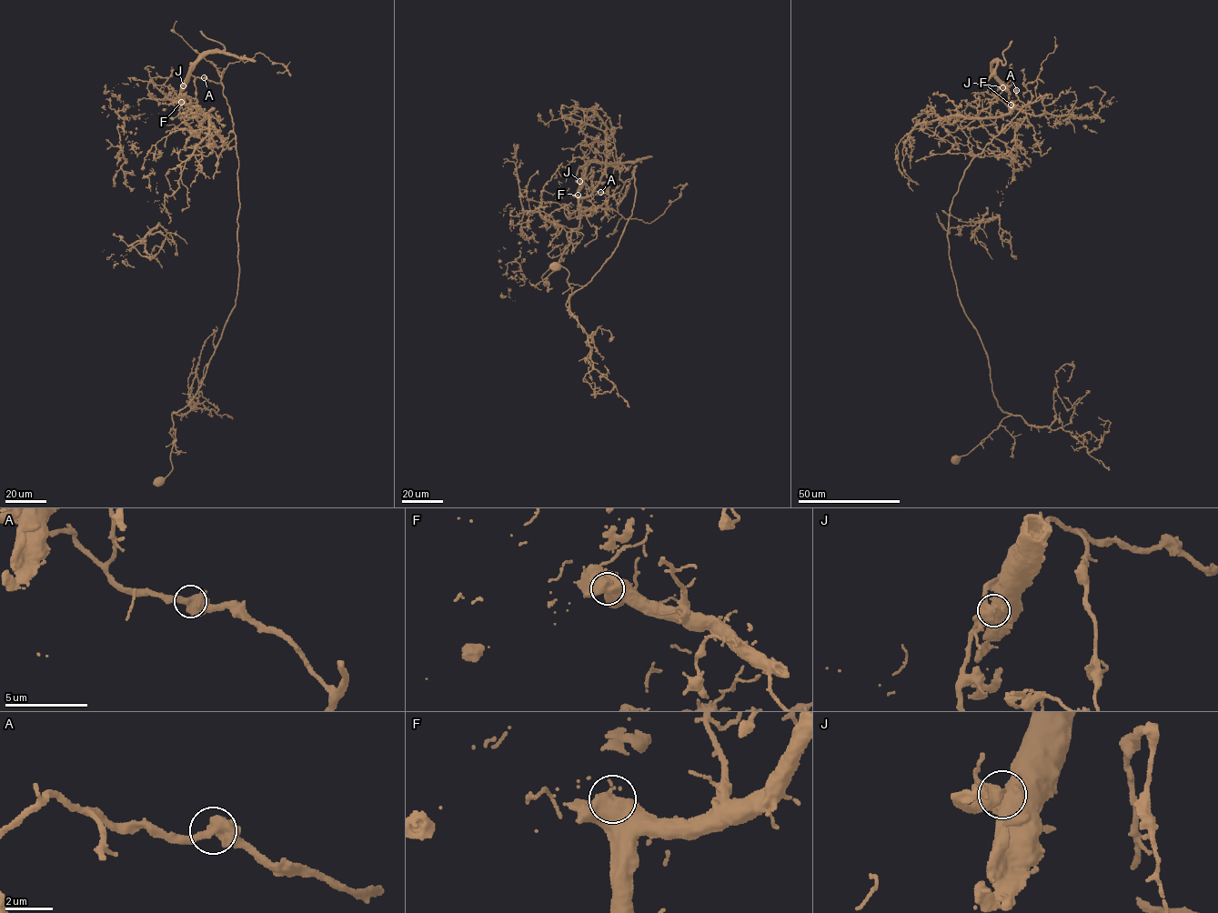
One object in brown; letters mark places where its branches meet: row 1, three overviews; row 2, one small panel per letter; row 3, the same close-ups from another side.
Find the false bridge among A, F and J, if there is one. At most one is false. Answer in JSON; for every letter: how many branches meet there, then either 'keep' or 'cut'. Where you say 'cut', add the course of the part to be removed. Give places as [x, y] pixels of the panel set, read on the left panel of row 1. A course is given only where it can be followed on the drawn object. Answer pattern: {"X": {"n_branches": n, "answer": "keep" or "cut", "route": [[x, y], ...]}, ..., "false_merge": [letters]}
{"A": {"n_branches": 2, "answer": "keep"}, "F": {"n_branches": 2, "answer": "keep"}, "J": {"n_branches": 2, "answer": "cut", "route": [[183, 85], [190, 75], [222, 84], [238, 159], [234, 306], [201, 386], [173, 414], [216, 412], [203, 385]]}, "false_merge": ["J"]}

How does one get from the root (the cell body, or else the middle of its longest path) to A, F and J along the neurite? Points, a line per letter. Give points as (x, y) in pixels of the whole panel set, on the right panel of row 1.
A: (954, 460), (1011, 414), (998, 405), (987, 354), (958, 295), (947, 231), (964, 170), (1024, 105), (1016, 90)
F: (954, 460), (1011, 414), (958, 295), (947, 231), (964, 170), (984, 155), (960, 123), (1011, 105)
J: (954, 460), (1011, 414), (958, 295), (947, 237), (964, 170), (1024, 105), (1011, 81), (1002, 87)

